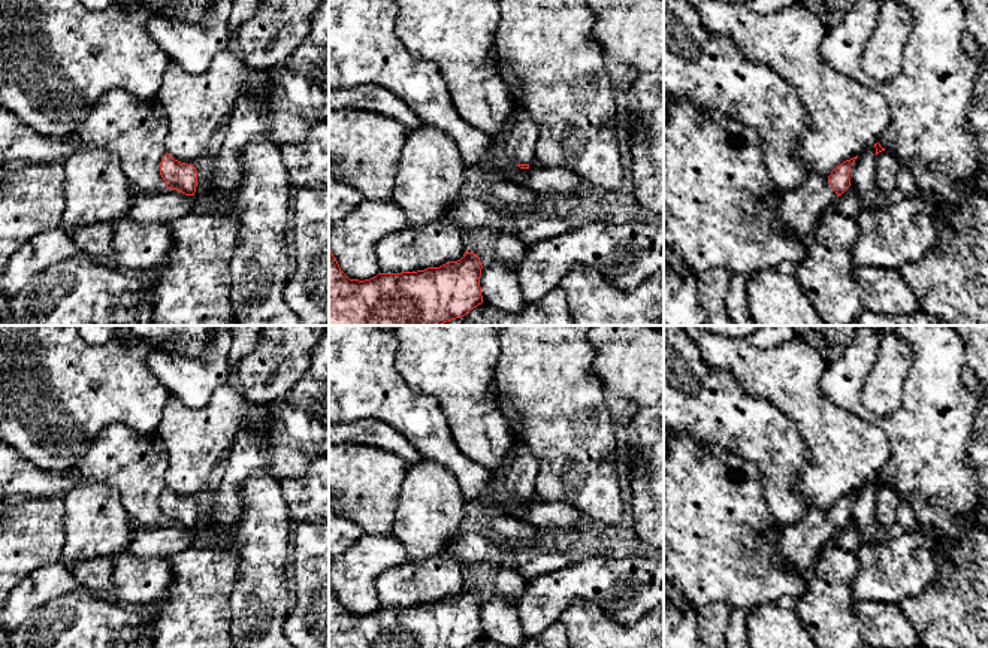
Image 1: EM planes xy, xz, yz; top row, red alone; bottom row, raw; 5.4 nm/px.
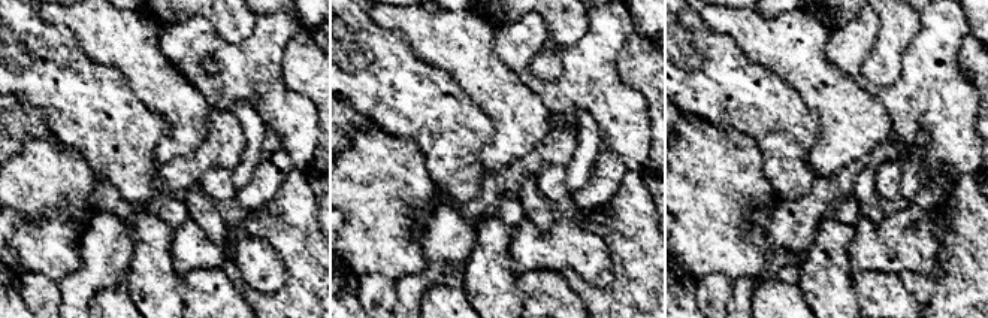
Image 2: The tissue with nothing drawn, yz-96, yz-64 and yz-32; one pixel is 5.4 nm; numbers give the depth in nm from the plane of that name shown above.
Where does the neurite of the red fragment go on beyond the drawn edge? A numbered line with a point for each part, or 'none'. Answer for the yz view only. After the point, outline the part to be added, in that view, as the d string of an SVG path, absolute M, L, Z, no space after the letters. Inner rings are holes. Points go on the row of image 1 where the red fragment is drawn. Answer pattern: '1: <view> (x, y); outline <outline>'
1: yz (798, 211); outline M810 173L800 187L782 193L776 225L782 233L809 242L824 209L836 199L828 176Z

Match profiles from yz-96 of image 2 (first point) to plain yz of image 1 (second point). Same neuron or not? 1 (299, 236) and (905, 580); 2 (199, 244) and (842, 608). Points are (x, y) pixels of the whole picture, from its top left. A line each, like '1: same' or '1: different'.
1: different
2: different

